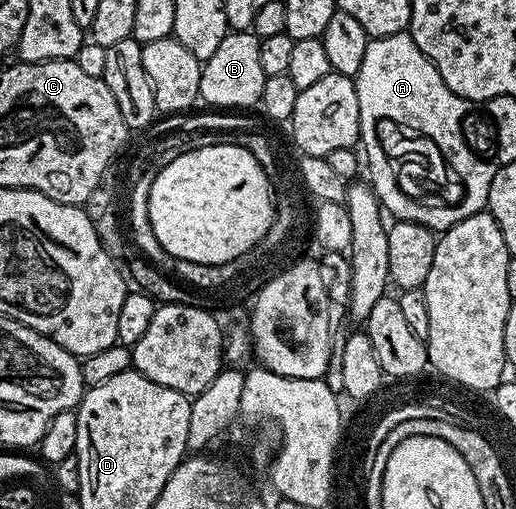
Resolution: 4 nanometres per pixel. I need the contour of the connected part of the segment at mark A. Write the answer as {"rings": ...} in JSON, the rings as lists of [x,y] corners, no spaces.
{"rings":[[[404,31],[388,37],[368,40],[365,47],[365,59],[361,59],[359,73],[353,80],[359,104],[358,144],[363,145],[362,156],[366,162],[368,159],[373,165],[380,178],[388,177],[390,169],[387,168],[387,161],[381,159],[380,150],[375,141],[374,124],[376,118],[385,115],[385,119],[393,117],[398,121],[408,122],[416,129],[422,129],[424,133],[435,137],[439,146],[447,150],[450,161],[467,181],[467,200],[456,209],[413,207],[410,202],[406,202],[406,198],[403,198],[397,189],[389,189],[390,193],[387,198],[385,196],[382,198],[381,205],[390,216],[392,213],[395,221],[421,223],[421,227],[430,229],[436,235],[442,235],[457,223],[461,223],[461,219],[469,219],[469,215],[482,213],[487,209],[489,187],[493,183],[496,166],[490,160],[482,161],[467,146],[467,141],[463,138],[463,116],[469,109],[468,102],[458,97],[453,91],[449,91],[449,87],[445,87],[445,79],[441,79],[437,67],[424,55],[421,47],[413,43],[410,32]]]}

